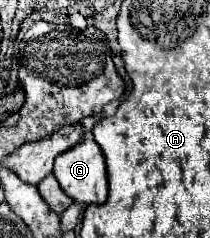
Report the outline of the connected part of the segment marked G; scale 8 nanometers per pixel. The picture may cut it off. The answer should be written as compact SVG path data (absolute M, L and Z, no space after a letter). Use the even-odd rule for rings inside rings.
M83 137L77 145L73 145L71 149L63 151L61 155L57 155L55 159L55 169L53 169L61 189L77 203L105 203L107 201L107 173L105 173L105 159L103 153L99 149L99 145L93 139Z

